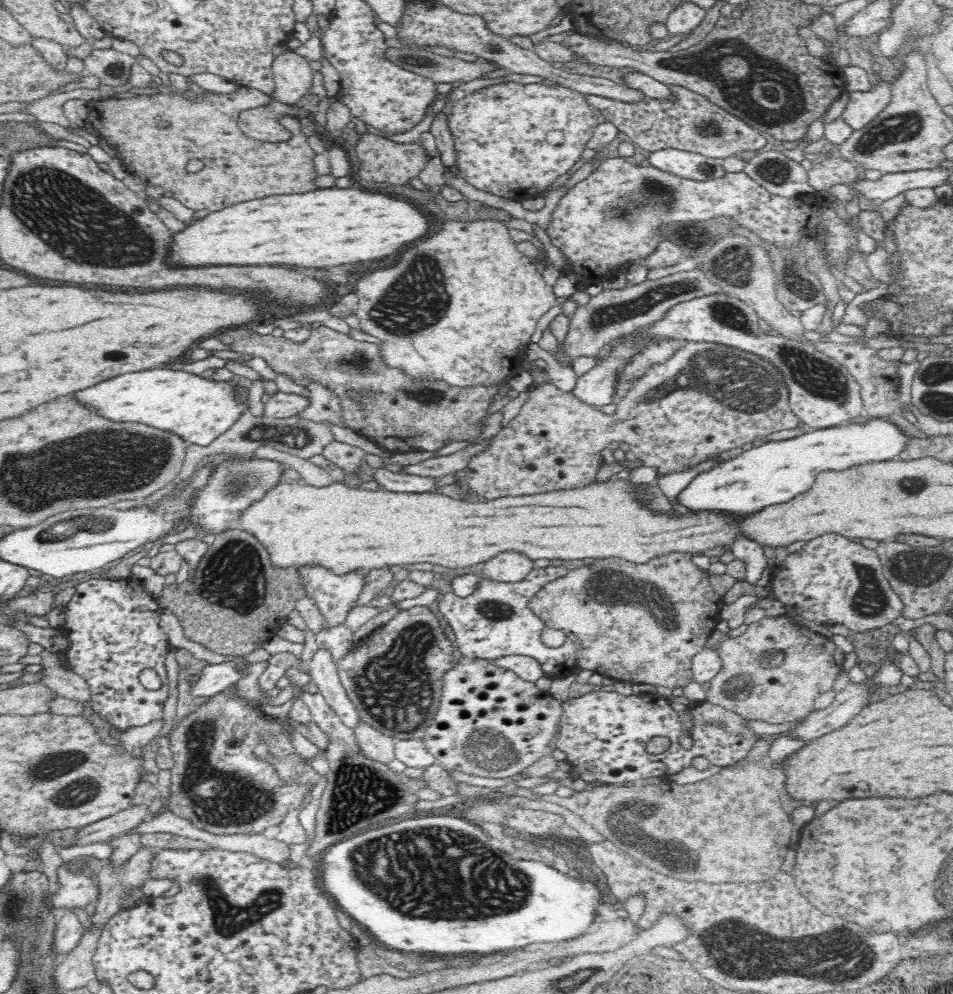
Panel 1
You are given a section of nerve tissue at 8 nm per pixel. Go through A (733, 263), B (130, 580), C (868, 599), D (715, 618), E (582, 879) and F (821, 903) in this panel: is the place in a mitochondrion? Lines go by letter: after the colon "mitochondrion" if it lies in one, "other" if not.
A: mitochondrion
B: other
C: mitochondrion
D: other
E: other
F: other

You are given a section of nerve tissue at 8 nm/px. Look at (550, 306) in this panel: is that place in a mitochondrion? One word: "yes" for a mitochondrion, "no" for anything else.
no

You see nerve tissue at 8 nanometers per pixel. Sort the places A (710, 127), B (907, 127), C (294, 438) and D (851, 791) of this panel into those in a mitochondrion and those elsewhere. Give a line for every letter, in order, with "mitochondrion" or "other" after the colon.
A: mitochondrion
B: mitochondrion
C: mitochondrion
D: other

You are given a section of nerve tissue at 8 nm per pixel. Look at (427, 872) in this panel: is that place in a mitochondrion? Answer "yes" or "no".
yes

